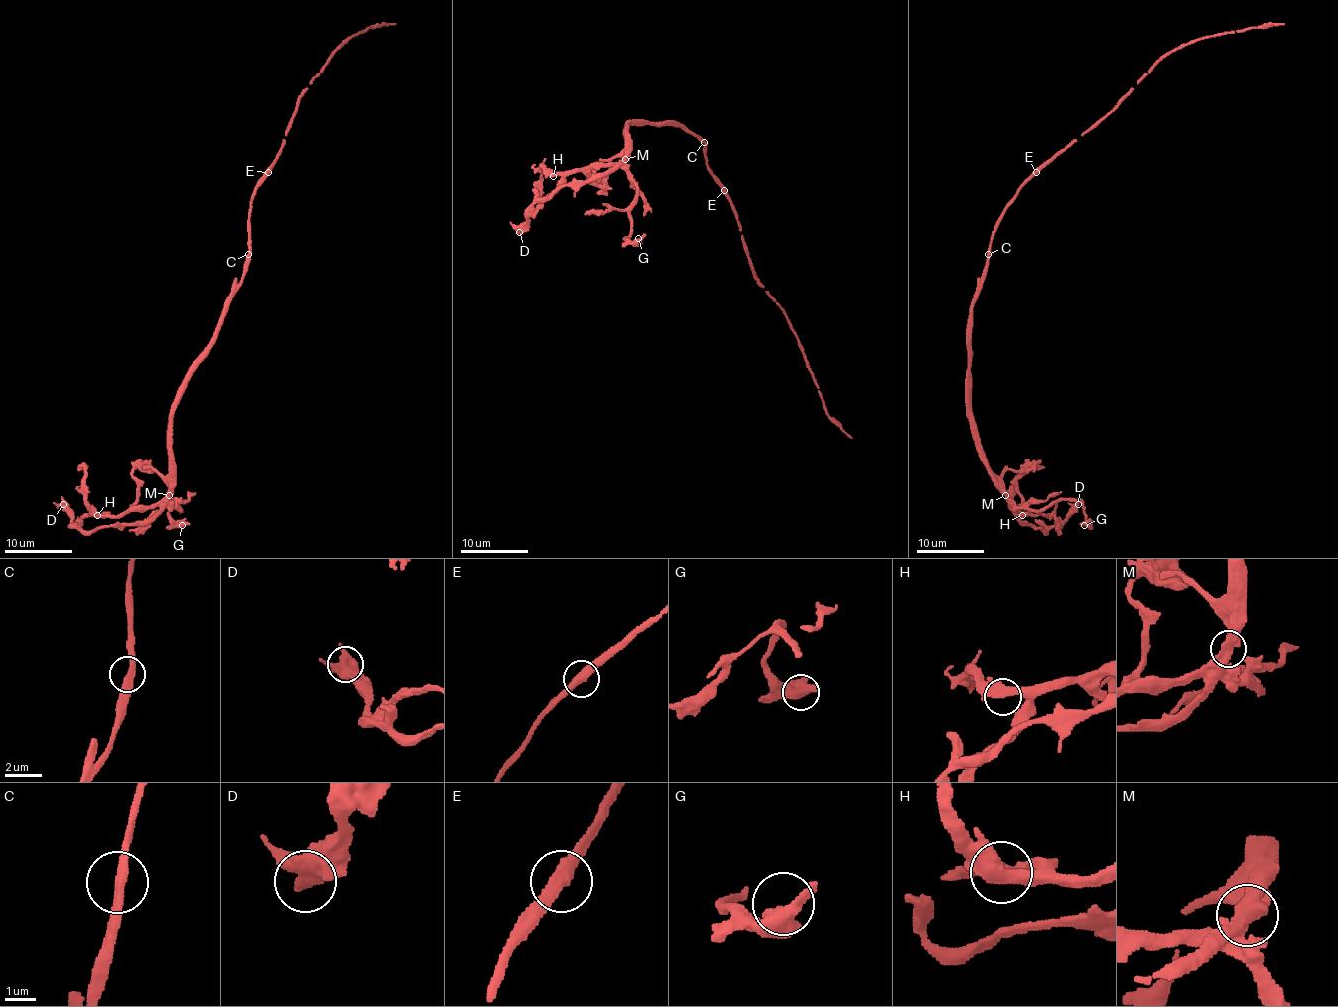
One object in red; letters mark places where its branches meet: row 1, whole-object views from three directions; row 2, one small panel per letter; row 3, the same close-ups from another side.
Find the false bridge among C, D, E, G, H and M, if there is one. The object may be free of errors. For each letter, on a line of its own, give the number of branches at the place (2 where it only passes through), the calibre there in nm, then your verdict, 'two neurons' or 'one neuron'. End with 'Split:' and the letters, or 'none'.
C: 2 | 320 nm | one neuron
D: 2 | 550 nm | one neuron
E: 2 | 440 nm | one neuron
G: 2 | 500 nm | one neuron
H: 2 | 500 nm | one neuron
M: 2 | 480 nm | two neurons
Split: M

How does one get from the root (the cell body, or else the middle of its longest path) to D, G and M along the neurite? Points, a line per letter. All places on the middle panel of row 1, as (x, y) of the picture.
D: (705, 144), (685, 127), (631, 123), (628, 154), (619, 162), (570, 172), (519, 232)
G: (705, 144), (672, 123), (628, 127), (624, 167), (636, 201), (624, 238), (638, 238)
M: (705, 144), (685, 127), (672, 123), (631, 123), (628, 127), (628, 155), (624, 159)

